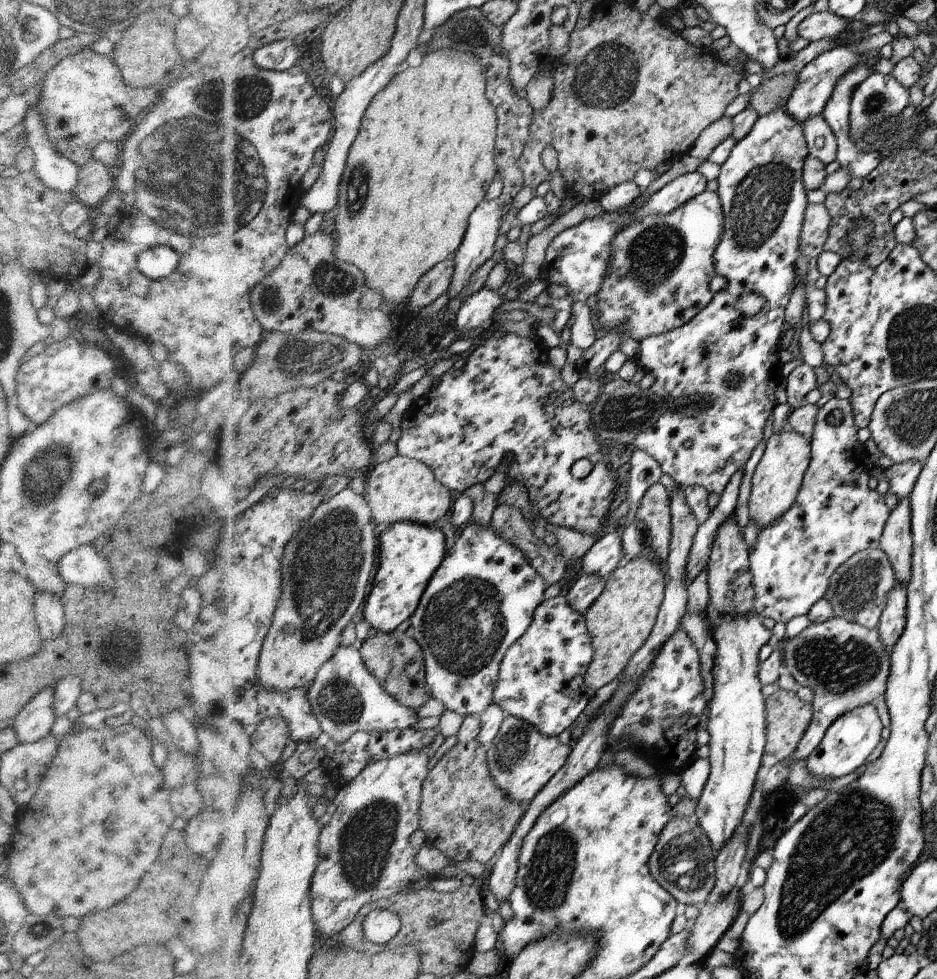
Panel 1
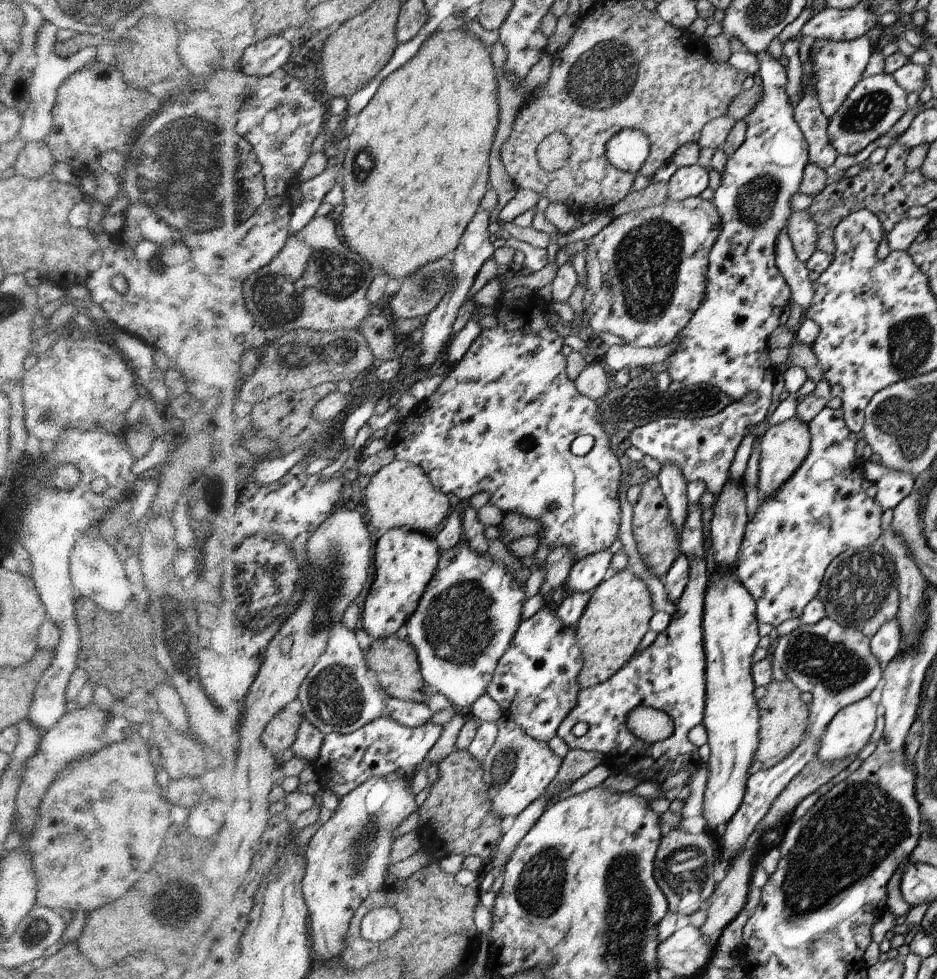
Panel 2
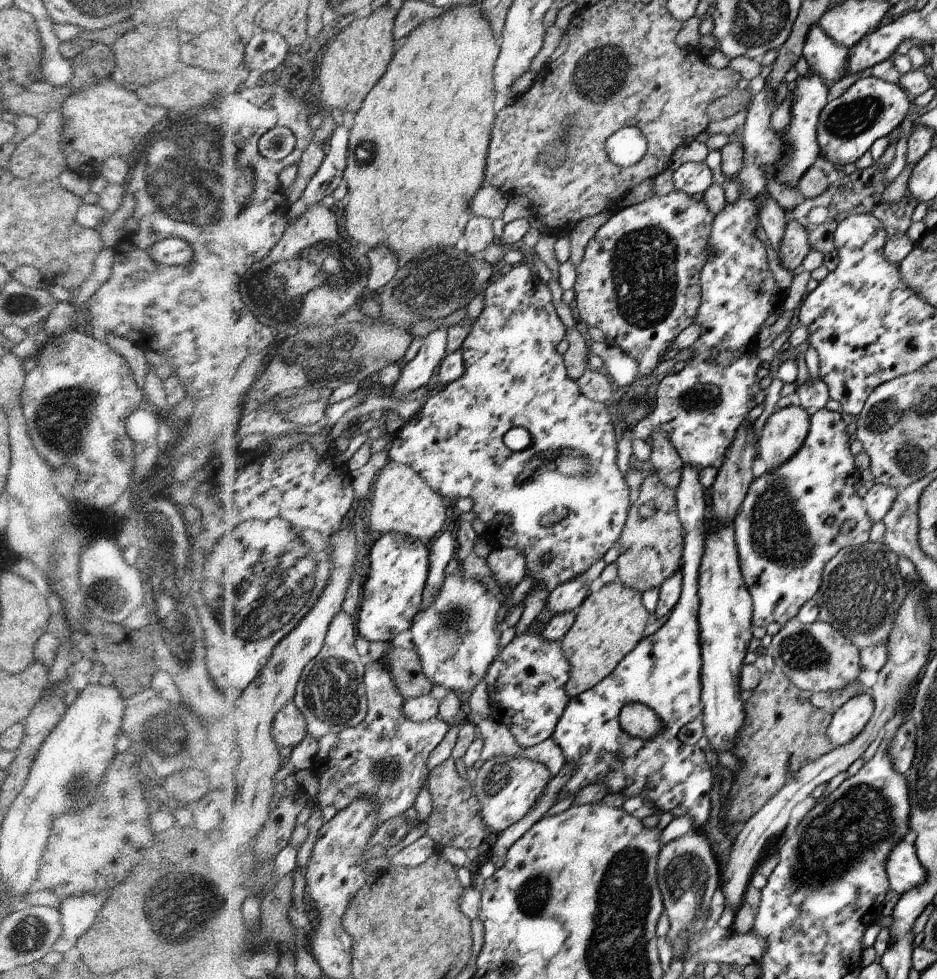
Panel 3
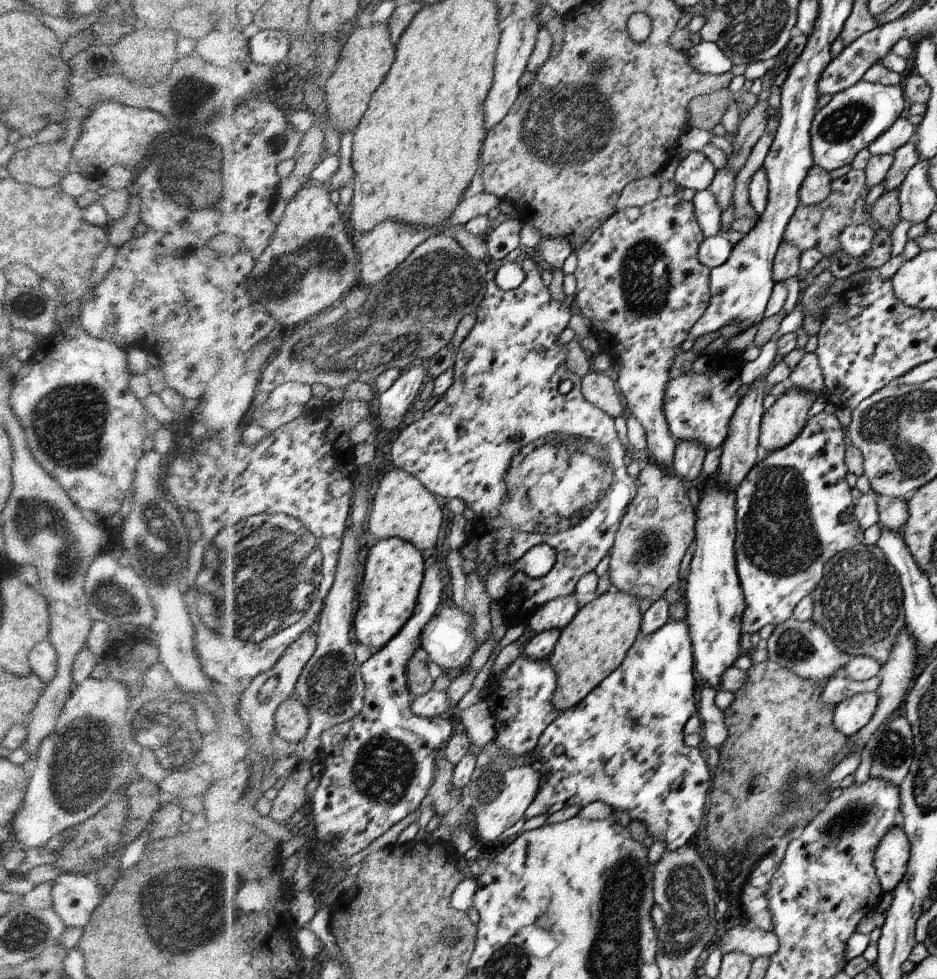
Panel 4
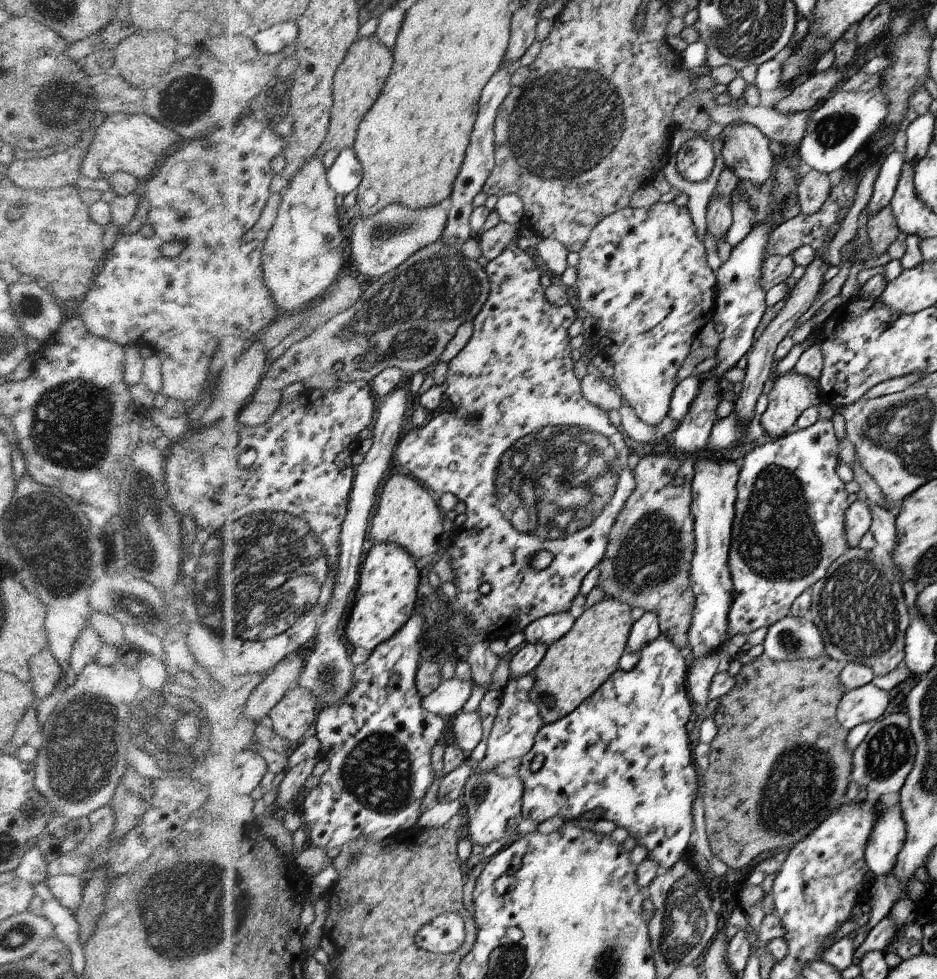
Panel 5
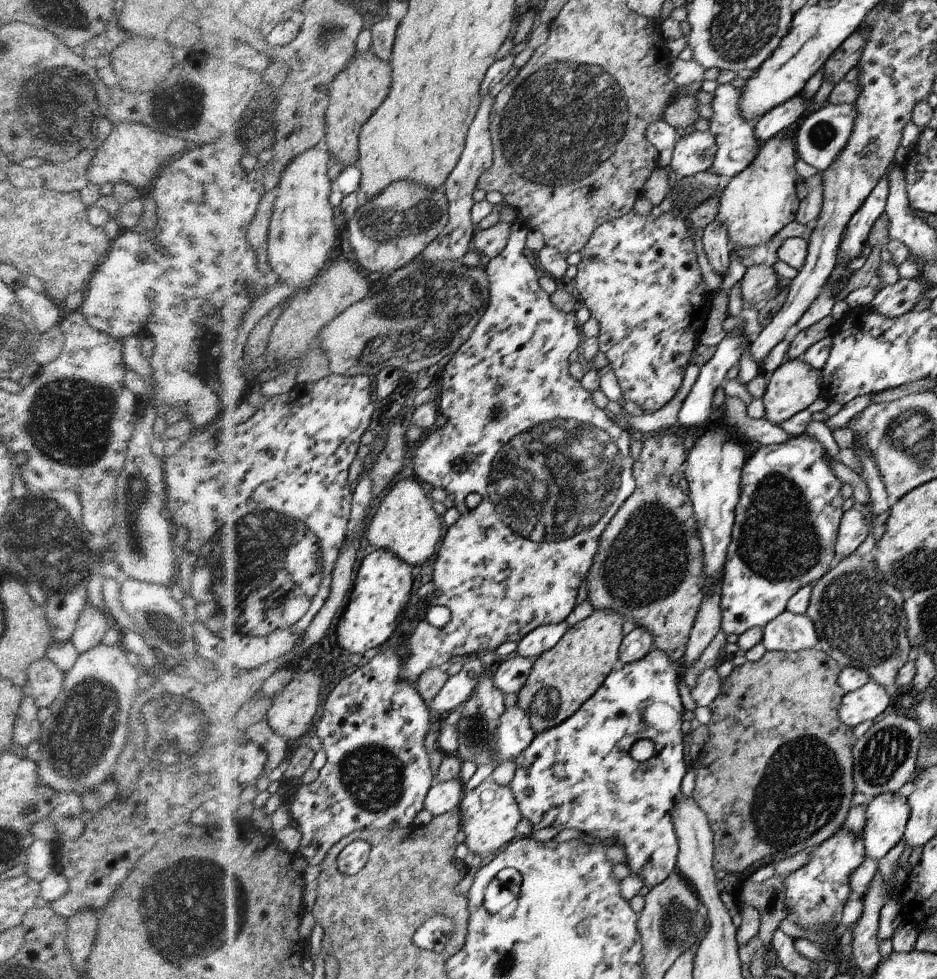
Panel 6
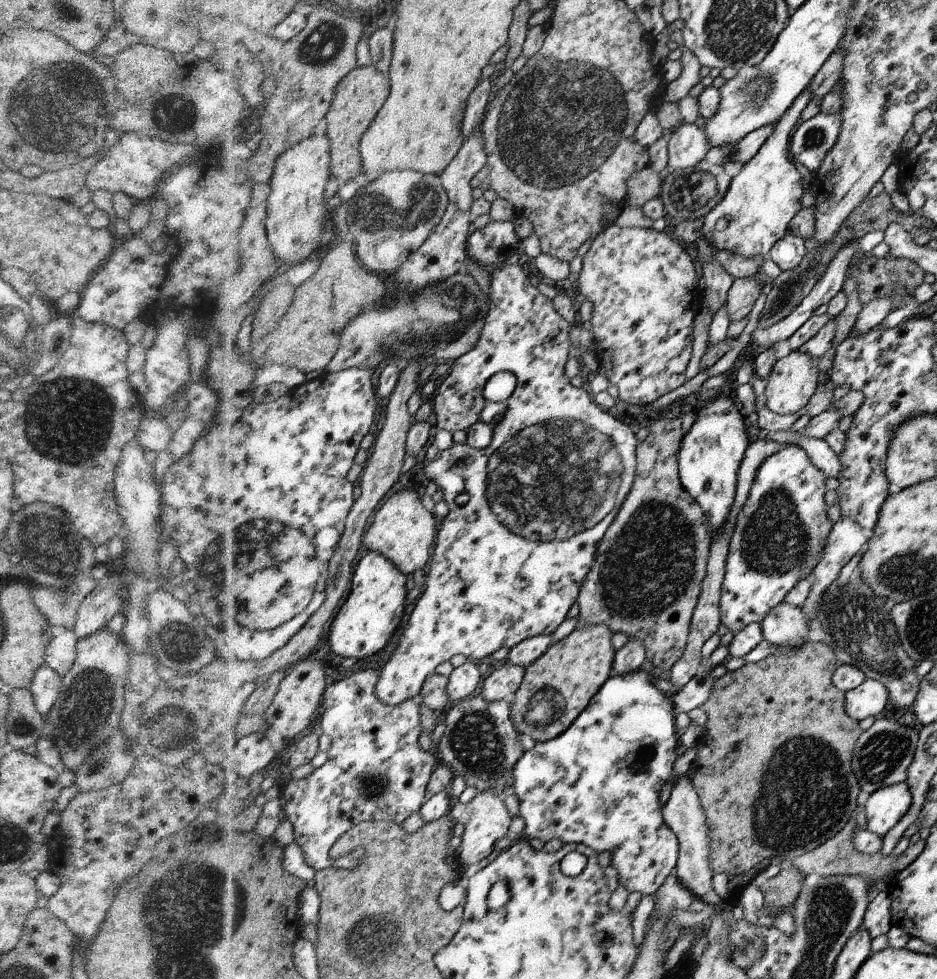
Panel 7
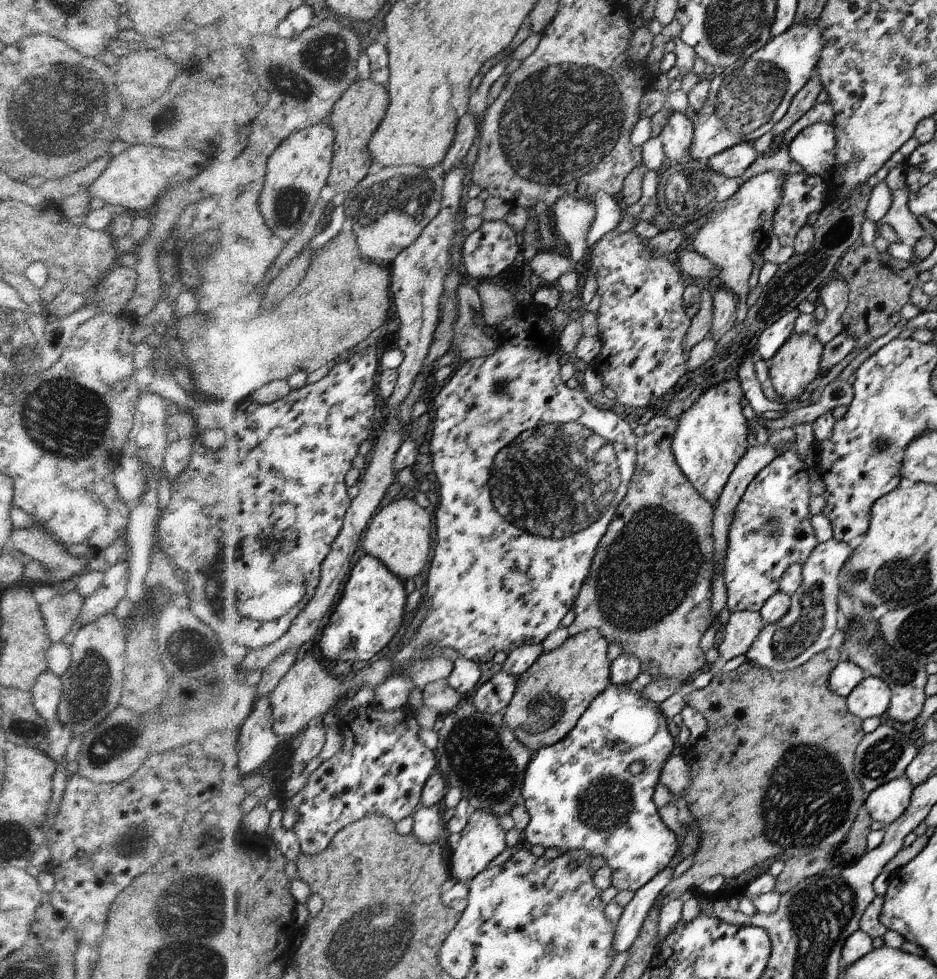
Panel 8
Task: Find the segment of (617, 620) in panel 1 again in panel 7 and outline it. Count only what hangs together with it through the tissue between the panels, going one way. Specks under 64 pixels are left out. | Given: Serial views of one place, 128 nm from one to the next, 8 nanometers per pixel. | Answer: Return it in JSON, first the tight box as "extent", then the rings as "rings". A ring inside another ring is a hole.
{"extent":[512,624,614,742],"rings":[[[604,624],[577,627],[558,643],[549,646],[531,666],[525,668],[526,673],[520,689],[515,693],[516,701],[512,704],[512,721],[521,734],[530,736],[534,742],[554,739],[564,733],[570,724],[588,707],[590,700],[598,690],[610,679],[614,646],[612,632]]]}

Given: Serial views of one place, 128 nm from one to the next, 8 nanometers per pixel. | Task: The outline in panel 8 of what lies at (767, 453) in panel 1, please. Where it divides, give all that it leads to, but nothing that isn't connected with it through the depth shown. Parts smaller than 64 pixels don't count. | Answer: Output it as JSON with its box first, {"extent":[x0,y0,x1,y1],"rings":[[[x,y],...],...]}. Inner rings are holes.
{"extent":[769,331,823,407],"rings":[[[813,331],[790,336],[780,350],[774,354],[774,357],[769,361],[769,378],[774,391],[782,401],[782,407],[784,403],[798,401],[808,385],[814,382],[818,374],[821,374],[820,358],[823,358],[822,342],[816,338]]]}

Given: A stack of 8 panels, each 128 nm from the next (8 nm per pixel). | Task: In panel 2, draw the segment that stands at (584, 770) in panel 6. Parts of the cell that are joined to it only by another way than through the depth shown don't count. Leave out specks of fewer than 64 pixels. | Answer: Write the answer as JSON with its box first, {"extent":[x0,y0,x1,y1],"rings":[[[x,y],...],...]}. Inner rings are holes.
{"extent":[558,504,711,802],"rings":[[[688,504],[687,523],[684,524],[684,530],[680,534],[680,542],[683,544],[684,556],[690,558],[690,568],[688,568],[688,584],[686,590],[676,603],[676,616],[670,620],[667,628],[657,634],[655,641],[647,648],[640,652],[636,652],[636,656],[632,656],[624,666],[616,672],[614,676],[606,680],[598,686],[581,689],[579,692],[579,700],[574,710],[570,712],[566,719],[560,723],[558,730],[558,738],[566,742],[570,750],[585,750],[586,752],[600,752],[604,756],[603,763],[611,769],[611,775],[624,772],[629,776],[635,776],[642,782],[659,783],[662,787],[662,798],[666,798],[670,802],[678,799],[682,802],[691,798],[691,781],[695,778],[695,772],[700,770],[702,762],[698,760],[698,748],[694,746],[688,739],[690,728],[694,728],[696,724],[702,724],[704,718],[704,706],[707,706],[707,682],[704,682],[704,651],[706,646],[703,644],[703,611],[706,601],[707,583],[710,576],[711,561],[708,560],[706,549],[704,549],[704,534],[702,522],[702,506],[694,506]],[[636,706],[648,706],[666,712],[674,721],[674,730],[672,734],[664,740],[649,743],[636,738],[628,726],[628,714],[636,708]],[[578,722],[586,722],[588,731],[581,737],[576,737],[572,732],[572,728]]]}

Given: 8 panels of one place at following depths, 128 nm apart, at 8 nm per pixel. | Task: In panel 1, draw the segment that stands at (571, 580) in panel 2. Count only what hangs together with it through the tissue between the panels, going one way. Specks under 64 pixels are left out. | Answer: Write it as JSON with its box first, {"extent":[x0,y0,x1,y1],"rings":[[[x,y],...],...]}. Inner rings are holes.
{"extent":[582,533,624,578],"rings":[[[606,533],[582,557],[582,571],[586,576],[607,578],[624,558],[621,535]]]}

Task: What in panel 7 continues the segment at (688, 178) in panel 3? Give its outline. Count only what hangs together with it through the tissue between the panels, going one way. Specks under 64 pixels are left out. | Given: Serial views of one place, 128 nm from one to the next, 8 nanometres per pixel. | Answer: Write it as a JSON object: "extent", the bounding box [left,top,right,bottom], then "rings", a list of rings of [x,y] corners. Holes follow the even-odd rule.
{"extent":[667,124,711,171],"rings":[[[680,124],[667,143],[668,171],[693,168],[705,160],[711,148],[703,128],[696,124]]]}

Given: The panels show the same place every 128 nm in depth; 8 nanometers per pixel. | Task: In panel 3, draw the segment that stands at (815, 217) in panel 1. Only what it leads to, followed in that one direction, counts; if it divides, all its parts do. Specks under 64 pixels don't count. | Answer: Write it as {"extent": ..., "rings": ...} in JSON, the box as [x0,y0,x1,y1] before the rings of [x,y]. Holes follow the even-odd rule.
{"extent":[778,218,810,273],"rings":[[[791,218],[787,222],[782,245],[778,251],[781,266],[790,273],[794,273],[810,252],[809,233]]]}

